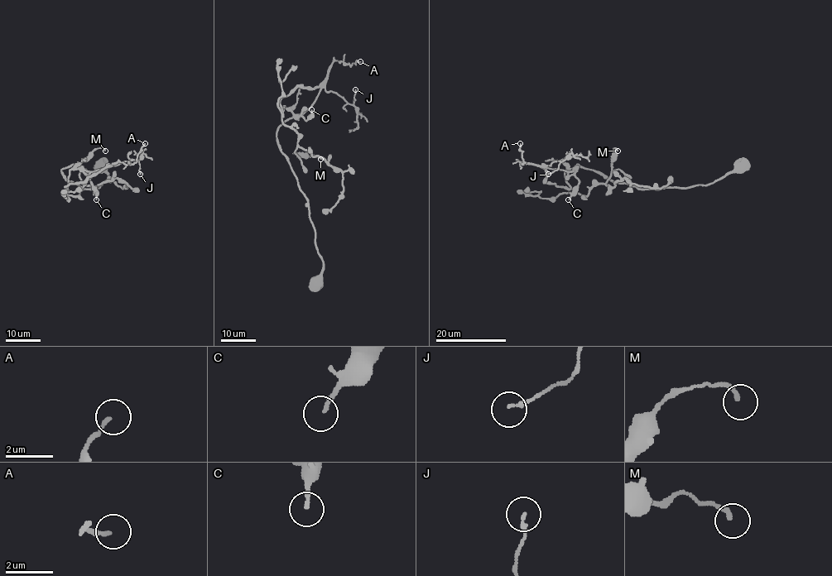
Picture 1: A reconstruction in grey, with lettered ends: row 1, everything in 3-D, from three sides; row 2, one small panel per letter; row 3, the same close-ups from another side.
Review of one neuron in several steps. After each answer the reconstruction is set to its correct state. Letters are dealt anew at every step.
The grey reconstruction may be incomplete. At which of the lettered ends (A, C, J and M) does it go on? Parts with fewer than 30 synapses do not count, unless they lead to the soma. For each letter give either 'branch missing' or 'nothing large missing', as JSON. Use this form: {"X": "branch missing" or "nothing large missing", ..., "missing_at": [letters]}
{"A": "nothing large missing", "C": "nothing large missing", "J": "nothing large missing", "M": "nothing large missing", "missing_at": []}

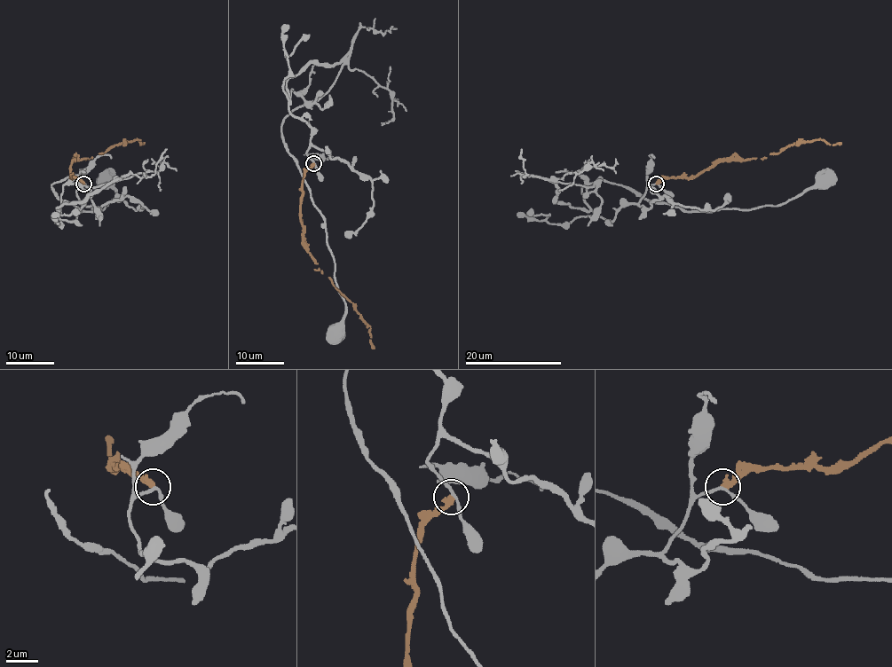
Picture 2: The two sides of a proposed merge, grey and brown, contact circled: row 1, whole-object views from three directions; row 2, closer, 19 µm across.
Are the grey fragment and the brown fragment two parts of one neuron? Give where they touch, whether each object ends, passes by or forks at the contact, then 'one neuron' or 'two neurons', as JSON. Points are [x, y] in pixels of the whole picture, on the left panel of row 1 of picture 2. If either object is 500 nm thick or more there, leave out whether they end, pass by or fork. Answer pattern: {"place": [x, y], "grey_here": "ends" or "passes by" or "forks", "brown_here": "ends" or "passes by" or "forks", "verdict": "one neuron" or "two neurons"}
{"place": [83, 184], "grey_here": "passes by", "brown_here": "ends", "verdict": "two neurons"}

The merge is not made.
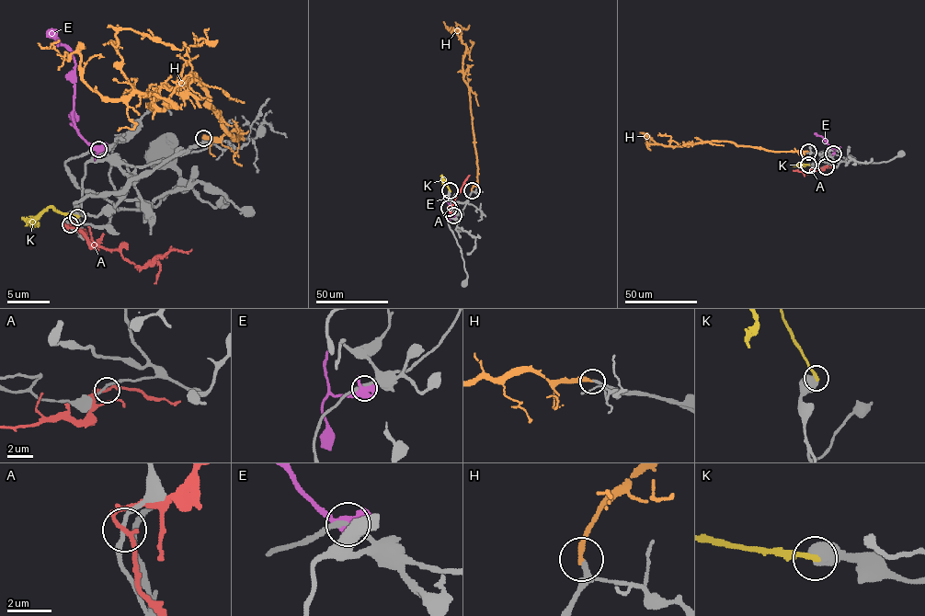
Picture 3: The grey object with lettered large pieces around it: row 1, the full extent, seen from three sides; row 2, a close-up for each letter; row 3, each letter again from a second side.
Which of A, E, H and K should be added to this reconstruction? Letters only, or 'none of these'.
H

